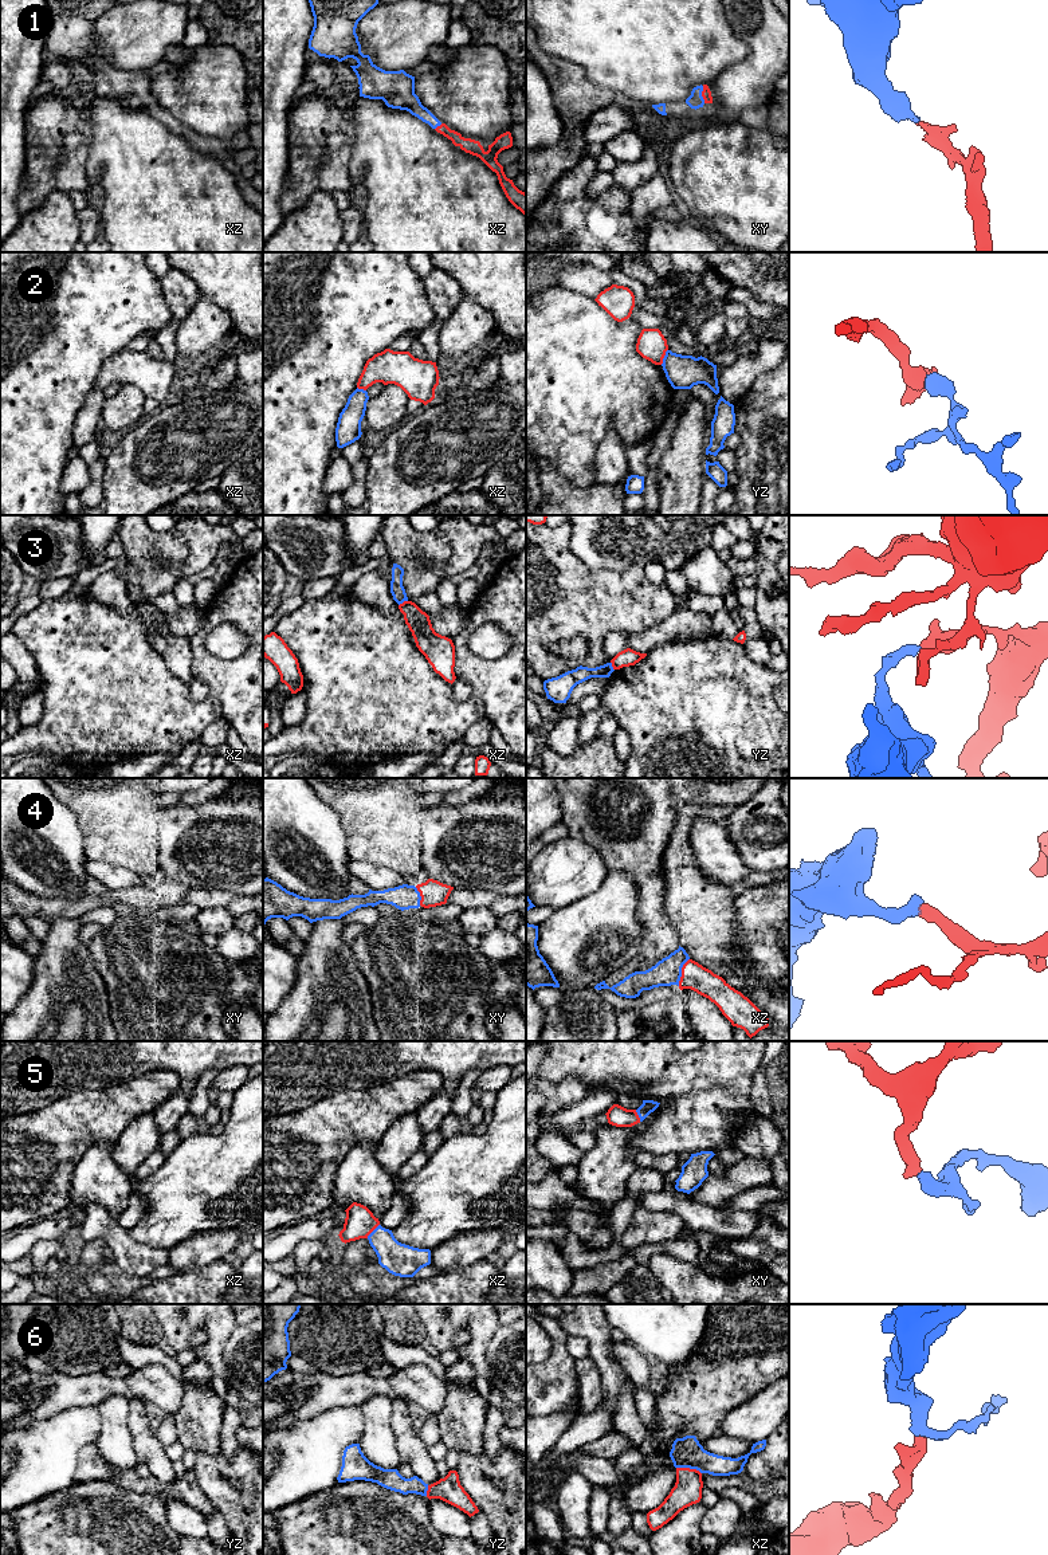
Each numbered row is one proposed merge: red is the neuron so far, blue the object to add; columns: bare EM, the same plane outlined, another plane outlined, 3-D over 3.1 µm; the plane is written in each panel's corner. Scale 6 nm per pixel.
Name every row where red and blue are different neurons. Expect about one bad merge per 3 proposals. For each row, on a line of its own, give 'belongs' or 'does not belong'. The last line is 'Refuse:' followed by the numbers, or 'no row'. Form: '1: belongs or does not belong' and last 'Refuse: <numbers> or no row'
1: belongs
2: does not belong
3: does not belong
4: belongs
5: belongs
6: belongs
Refuse: 2, 3

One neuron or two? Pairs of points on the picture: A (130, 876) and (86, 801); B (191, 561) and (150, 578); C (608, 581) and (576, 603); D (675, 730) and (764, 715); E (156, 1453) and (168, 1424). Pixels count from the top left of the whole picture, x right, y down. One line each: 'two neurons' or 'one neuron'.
A: two neurons
B: two neurons
C: one neuron
D: one neuron
E: two neurons

